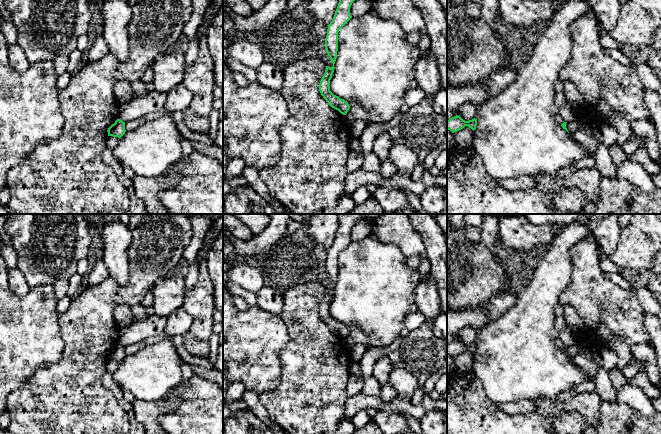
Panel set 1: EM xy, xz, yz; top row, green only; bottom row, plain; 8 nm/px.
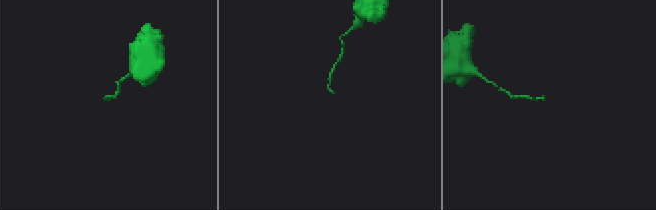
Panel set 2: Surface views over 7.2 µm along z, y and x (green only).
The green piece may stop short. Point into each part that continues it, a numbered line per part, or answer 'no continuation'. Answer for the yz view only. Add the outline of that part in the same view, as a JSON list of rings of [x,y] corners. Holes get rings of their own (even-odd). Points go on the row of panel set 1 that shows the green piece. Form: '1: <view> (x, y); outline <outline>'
1: yz (571, 126); outline [[[574,121],[574,122],[566,122],[566,128],[570,134],[578,130],[579,127],[579,121]]]

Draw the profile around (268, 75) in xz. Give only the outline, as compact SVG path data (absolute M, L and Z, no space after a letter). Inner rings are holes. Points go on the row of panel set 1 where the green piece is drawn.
M264 62L256 69L257 83L280 92L283 87L283 70L277 66Z

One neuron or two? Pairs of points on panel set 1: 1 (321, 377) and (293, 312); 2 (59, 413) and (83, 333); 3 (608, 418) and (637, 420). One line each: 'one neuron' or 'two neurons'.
1: one neuron
2: one neuron
3: one neuron

